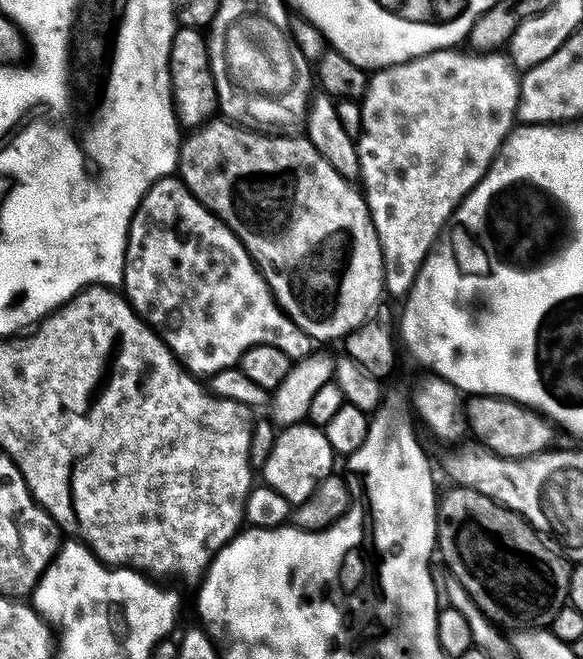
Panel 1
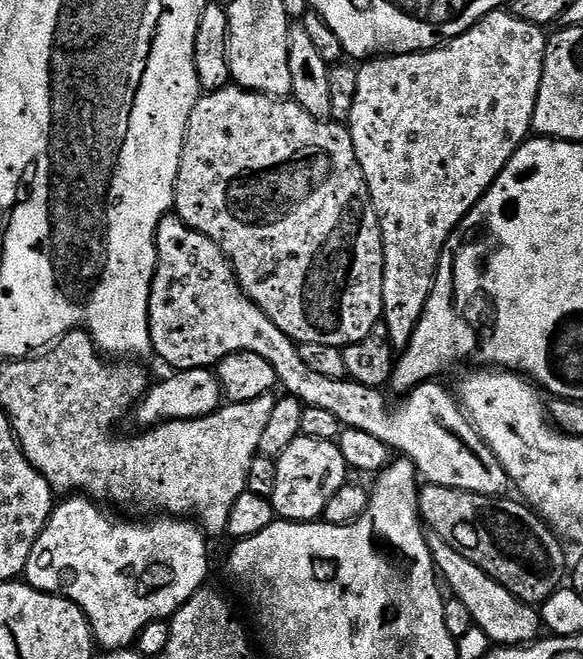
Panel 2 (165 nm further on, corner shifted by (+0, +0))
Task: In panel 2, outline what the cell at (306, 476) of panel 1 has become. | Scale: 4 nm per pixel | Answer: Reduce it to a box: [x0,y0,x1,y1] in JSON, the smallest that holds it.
[271,436,350,522]

